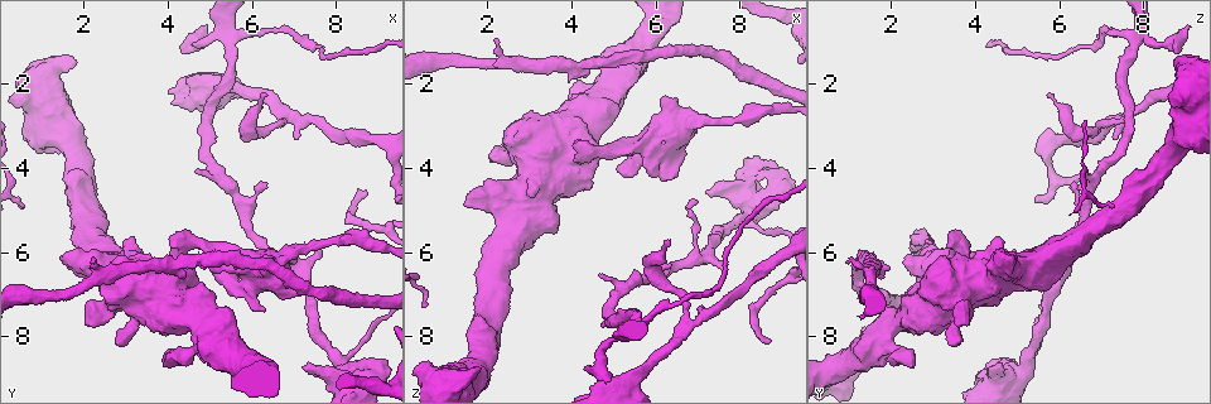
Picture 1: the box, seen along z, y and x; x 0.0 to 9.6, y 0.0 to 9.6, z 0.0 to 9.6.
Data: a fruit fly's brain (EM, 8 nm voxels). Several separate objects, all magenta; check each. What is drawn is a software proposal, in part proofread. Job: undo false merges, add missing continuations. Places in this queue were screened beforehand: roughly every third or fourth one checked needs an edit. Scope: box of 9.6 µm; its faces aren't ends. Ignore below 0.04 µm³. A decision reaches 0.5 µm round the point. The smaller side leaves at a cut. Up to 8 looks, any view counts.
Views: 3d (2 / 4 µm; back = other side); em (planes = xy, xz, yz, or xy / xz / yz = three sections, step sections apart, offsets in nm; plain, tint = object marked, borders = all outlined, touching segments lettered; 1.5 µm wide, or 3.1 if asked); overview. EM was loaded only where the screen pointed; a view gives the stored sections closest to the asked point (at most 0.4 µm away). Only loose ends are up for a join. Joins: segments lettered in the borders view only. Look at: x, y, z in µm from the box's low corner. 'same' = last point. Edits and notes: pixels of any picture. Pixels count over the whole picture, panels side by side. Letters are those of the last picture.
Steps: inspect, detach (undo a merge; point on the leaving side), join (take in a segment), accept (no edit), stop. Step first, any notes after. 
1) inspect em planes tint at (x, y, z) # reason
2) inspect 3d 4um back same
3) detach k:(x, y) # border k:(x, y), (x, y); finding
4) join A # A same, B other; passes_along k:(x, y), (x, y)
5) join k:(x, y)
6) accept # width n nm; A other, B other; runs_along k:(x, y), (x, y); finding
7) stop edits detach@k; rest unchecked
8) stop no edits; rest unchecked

inspect em planes tint at (8.60, 8.15, 5.55) # sudden change in width

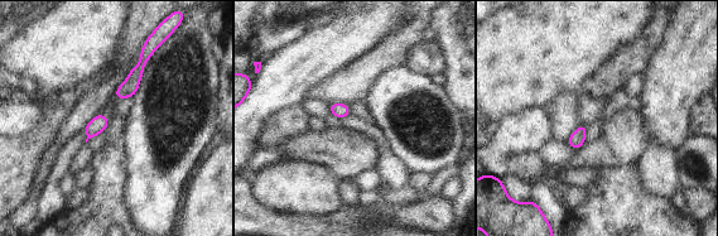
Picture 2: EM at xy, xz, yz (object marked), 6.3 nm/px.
inspect em planes borders same # what lies round it

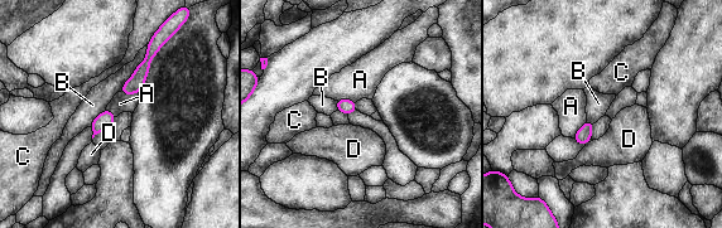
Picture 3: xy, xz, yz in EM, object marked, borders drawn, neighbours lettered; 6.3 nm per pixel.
accept # longest_contact B 360 nm; A other, B other, C other, D other; runs_along 3:(162, 39), (125, 91); continuous, no second neuron

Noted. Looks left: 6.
inspect em yz step 8 tint at (4.65, 4.10, 6.55) # an open end

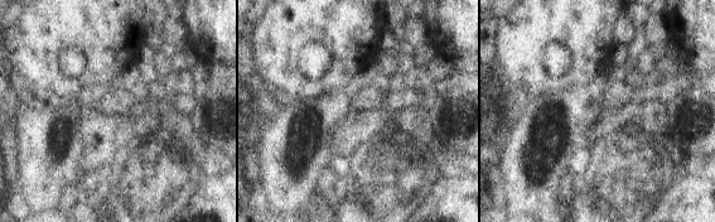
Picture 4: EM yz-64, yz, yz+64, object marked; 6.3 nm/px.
inspect em planes borders same

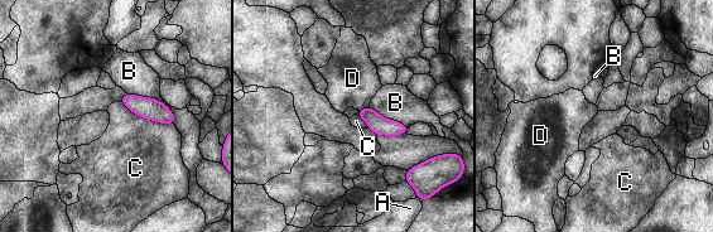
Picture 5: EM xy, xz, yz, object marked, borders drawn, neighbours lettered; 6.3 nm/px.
accept # A other, B other, C other, D other; none of them fits

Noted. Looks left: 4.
inspect em xz step 8 tint at (4.25, 6.15, 3.85) # a narrow waist

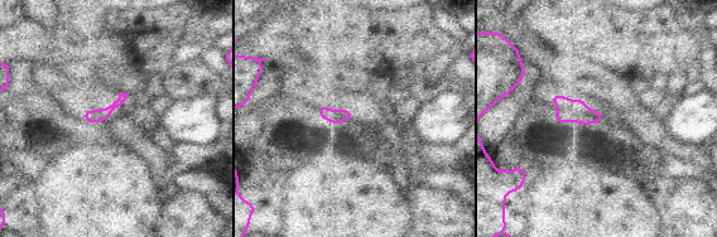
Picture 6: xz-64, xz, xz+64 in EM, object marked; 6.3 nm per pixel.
inspect em planes tint same

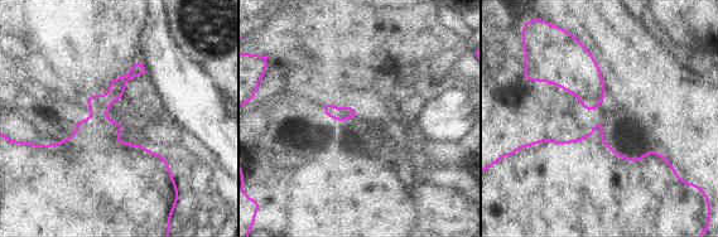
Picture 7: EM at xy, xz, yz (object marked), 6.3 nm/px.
inspect em planes borders same

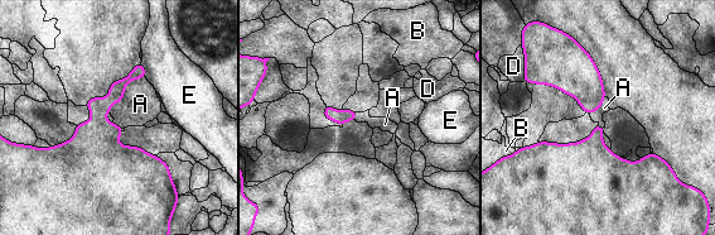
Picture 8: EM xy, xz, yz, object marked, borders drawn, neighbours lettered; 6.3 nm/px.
detach 8:(98, 108) # width 80 nm; A other, B other, D other, E other; part_leaving 8:(140, 67), (95, 115); two neurons meet here

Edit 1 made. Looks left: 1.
stop edits detach@8; rest unchecked

